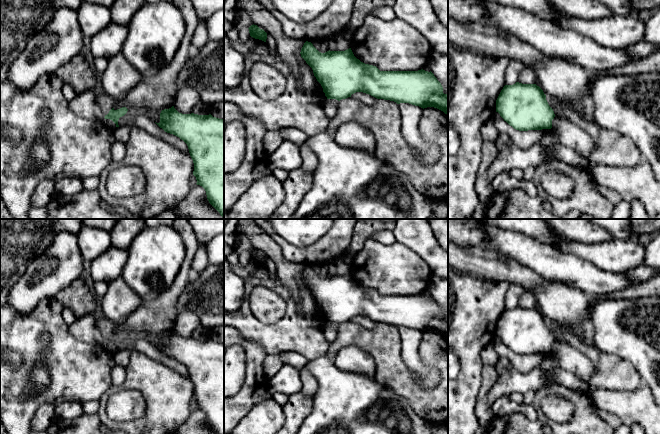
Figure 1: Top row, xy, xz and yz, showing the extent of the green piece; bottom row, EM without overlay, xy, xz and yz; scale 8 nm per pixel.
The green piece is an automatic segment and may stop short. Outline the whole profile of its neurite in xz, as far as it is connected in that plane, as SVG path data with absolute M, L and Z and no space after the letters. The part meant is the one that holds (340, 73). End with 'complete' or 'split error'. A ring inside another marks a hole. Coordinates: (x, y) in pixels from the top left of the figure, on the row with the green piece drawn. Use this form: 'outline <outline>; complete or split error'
outline M306 41L301 49L301 57L312 68L314 76L321 84L327 99L338 101L351 97L356 92L369 94L377 99L394 101L397 104L409 103L421 108L434 107L448 115L448 94L443 93L443 87L434 74L423 69L418 71L380 71L376 66L365 64L357 59L351 48L345 51L319 52L311 42Z; complete

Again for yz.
outline M519 82L503 87L496 100L496 112L519 131L551 129L555 117L539 86Z; complete

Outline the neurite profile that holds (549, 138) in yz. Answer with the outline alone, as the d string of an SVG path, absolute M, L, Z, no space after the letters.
M542 129L542 137L537 142L542 147L552 147L559 143L558 135L552 129Z

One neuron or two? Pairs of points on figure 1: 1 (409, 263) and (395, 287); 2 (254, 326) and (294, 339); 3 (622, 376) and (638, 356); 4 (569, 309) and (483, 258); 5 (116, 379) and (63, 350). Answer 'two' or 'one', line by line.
1: one
2: one
3: two
4: one
5: two

